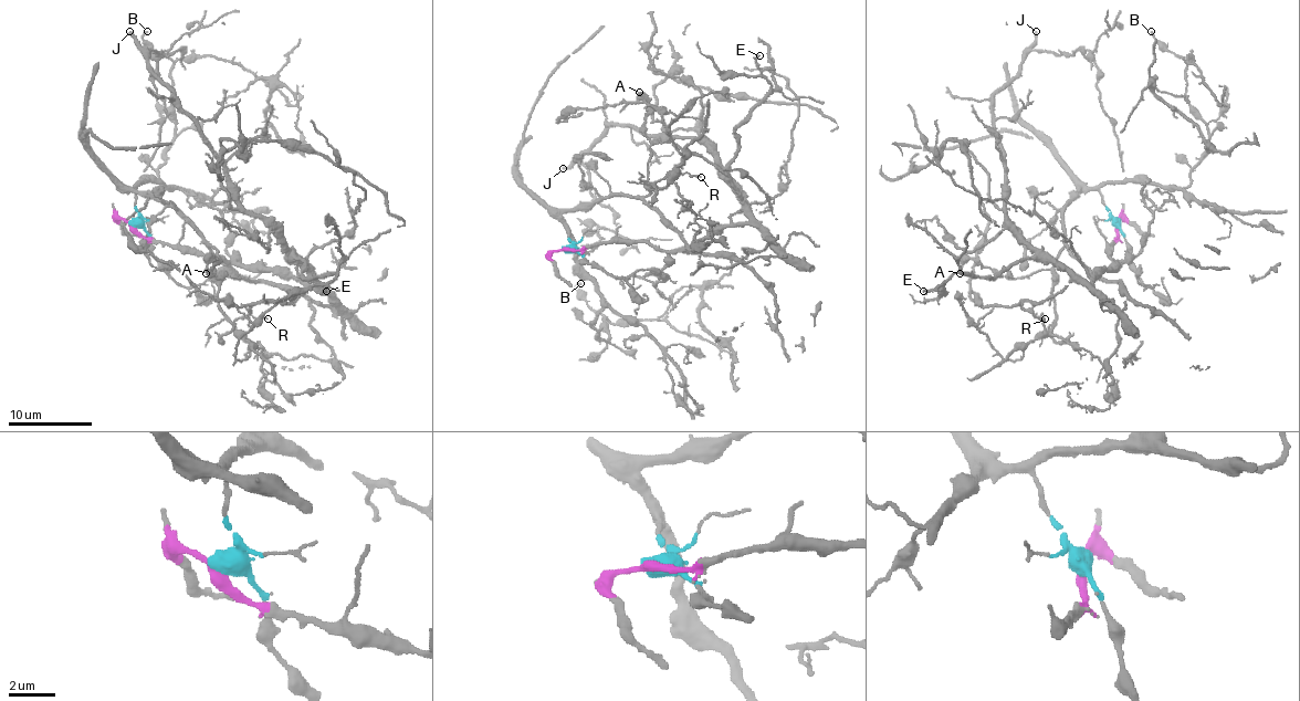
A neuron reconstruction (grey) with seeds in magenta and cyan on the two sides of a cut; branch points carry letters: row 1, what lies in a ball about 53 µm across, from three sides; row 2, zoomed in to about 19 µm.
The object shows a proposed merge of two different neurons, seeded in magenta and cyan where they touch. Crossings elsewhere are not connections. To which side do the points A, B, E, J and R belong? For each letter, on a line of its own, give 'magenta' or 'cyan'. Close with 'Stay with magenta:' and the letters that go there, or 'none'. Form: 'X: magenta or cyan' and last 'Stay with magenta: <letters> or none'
A: cyan
B: cyan
E: magenta
J: magenta
R: magenta
Stay with magenta: E, J, R

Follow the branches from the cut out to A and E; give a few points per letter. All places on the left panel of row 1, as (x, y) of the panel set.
A: (132, 225), (137, 217), (132, 189), (156, 194), (216, 252), (217, 278), (211, 275), (213, 259), (207, 273)
E: (132, 225), (146, 238), (232, 265), (279, 267), (314, 288), (295, 259), (305, 278), (337, 273), (326, 290)

